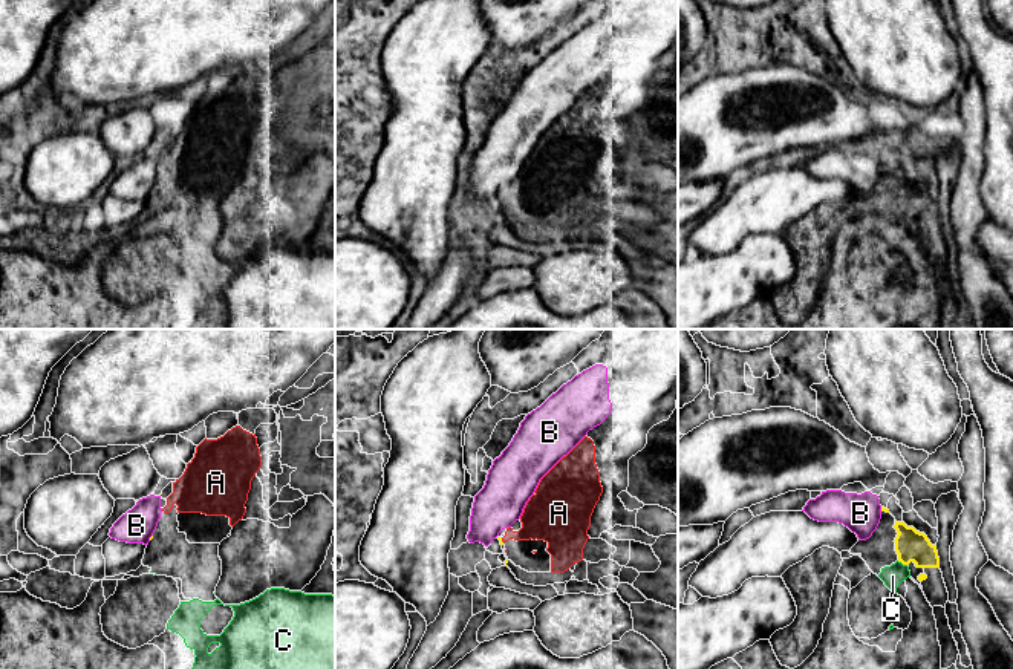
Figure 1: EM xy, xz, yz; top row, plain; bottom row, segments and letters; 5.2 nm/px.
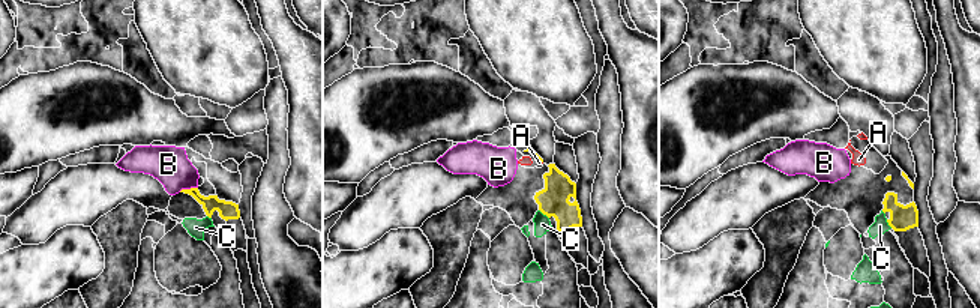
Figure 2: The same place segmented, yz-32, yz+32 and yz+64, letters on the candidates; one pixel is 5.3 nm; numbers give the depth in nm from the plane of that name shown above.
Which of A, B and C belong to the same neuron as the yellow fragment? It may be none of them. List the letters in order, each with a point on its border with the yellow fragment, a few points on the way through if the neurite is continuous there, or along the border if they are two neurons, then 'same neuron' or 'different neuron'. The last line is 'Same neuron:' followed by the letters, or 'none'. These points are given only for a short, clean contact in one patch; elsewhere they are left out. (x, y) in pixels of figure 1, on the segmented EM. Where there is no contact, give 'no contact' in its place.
A: xz (501, 541) | same neuron
B: xy (150, 538) | along xy (152, 535), (149, 539) | different neuron
C: yz (902, 562) | along yz (897, 561), (906, 565) | different neuron
Same neuron: A

